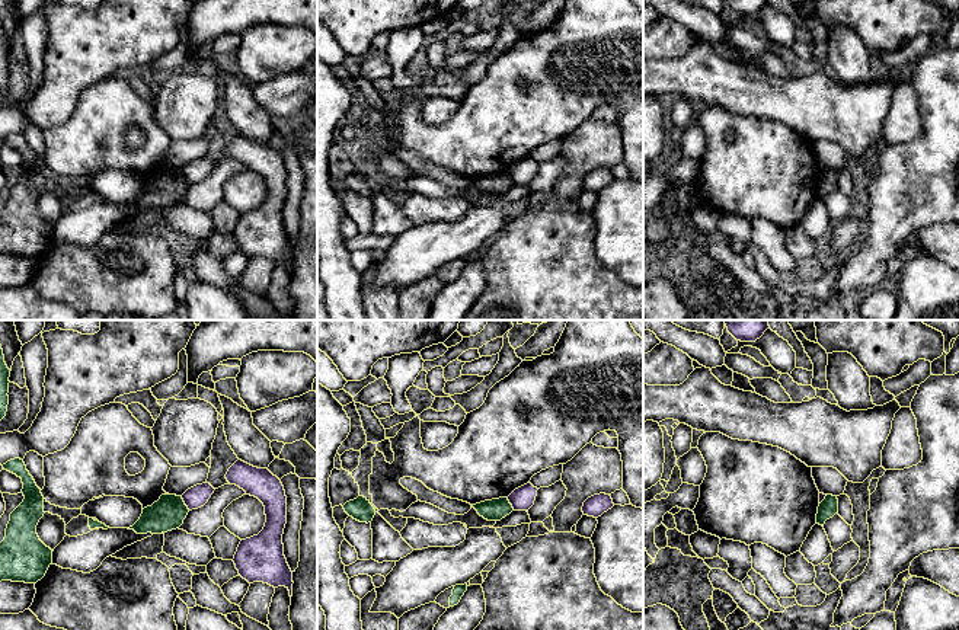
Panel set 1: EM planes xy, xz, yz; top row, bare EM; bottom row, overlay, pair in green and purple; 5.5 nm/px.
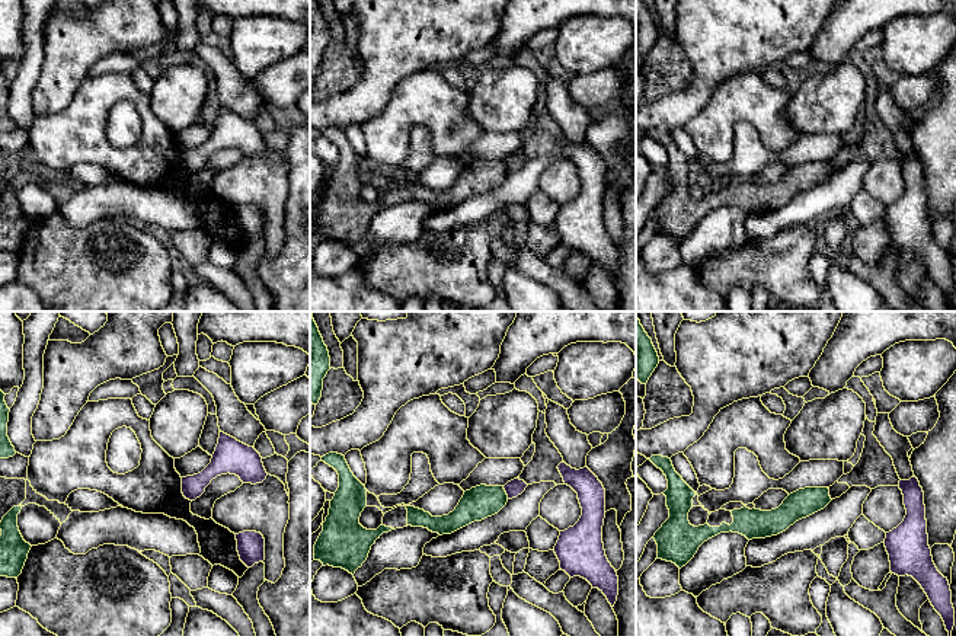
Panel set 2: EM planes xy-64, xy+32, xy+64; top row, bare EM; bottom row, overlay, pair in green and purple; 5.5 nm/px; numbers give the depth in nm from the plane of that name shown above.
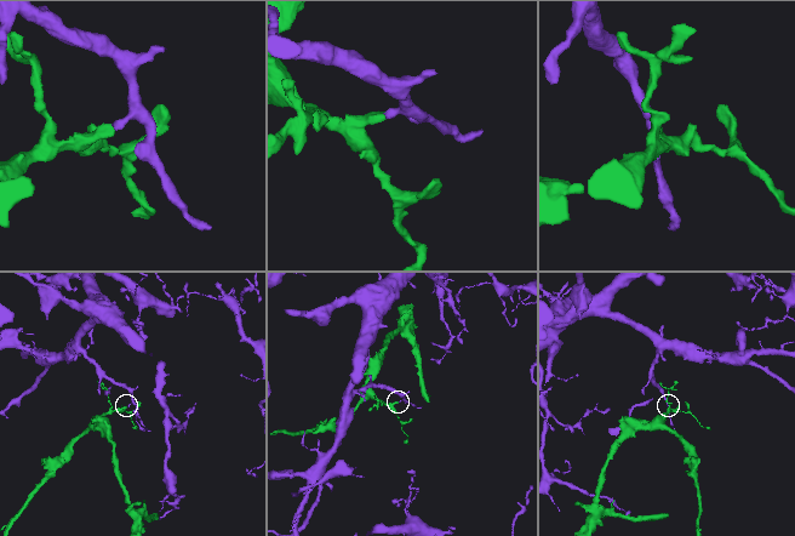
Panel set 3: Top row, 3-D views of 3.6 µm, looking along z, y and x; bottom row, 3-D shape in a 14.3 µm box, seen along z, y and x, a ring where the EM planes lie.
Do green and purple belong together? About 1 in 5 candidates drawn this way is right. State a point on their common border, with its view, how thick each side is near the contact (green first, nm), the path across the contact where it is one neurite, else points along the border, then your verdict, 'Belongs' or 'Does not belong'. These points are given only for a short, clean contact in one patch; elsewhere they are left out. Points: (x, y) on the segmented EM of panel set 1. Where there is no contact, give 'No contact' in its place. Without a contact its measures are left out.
Touches green at xy (184, 504). Thickness 180 nm (green) against 120 nm. Boundary: xy (181, 496), (189, 509). Does not belong

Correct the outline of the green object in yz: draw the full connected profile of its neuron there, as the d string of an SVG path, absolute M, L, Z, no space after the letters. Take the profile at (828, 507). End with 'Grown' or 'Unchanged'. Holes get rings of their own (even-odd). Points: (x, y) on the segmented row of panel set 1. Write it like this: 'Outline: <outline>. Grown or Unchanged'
Outline: M827 495L825 499L818 506L816 524L822 525L827 519L838 514L838 499L837 496Z. Unchanged

